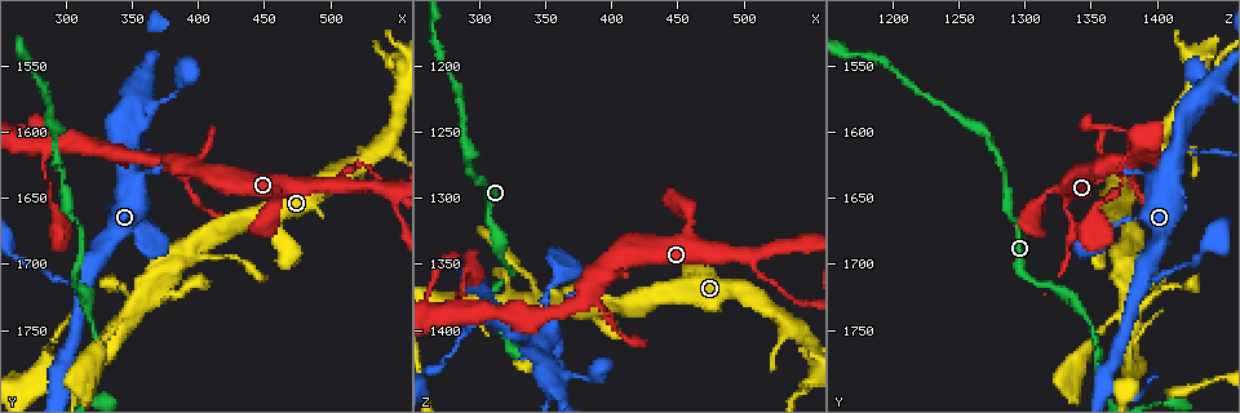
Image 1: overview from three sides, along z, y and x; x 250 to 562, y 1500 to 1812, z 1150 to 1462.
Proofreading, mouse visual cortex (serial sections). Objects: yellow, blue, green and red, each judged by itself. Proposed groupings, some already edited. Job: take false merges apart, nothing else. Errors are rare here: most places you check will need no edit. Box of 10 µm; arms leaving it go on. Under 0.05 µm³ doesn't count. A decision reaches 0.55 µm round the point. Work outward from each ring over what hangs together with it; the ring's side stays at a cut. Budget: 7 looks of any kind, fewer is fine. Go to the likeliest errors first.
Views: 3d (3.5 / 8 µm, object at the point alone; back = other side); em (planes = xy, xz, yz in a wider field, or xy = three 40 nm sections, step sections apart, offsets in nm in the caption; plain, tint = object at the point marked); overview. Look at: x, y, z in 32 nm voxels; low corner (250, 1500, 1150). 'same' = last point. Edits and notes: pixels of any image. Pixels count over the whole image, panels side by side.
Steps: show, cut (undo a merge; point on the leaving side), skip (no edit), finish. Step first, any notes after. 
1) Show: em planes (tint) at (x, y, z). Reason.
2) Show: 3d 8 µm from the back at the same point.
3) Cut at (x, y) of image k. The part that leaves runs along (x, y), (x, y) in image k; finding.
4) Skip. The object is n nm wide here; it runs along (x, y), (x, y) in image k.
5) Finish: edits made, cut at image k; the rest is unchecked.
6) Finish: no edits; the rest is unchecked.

Show: em xy step 5 (tint) at (504, 1638, 1344). Two arms in line, one across.

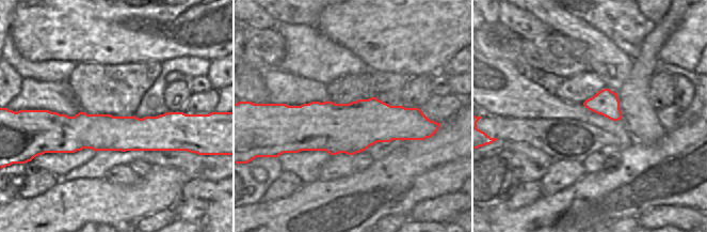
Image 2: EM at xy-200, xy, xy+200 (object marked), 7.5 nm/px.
Show: 3d 3.5 µm at the same point. See where the arms go.

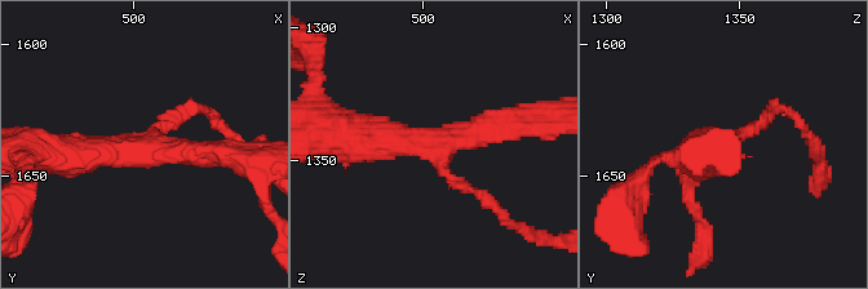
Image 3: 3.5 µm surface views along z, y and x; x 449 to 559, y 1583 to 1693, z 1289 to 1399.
Skip. The arms are 150, 300, 450 nm wide; it runs along (283, 110), (299, 124), (423, 127) in image 2; one cell here.

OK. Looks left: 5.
Show: 3d 3.5 µm at (314, 1712, 1390). Two arms in line, one across.

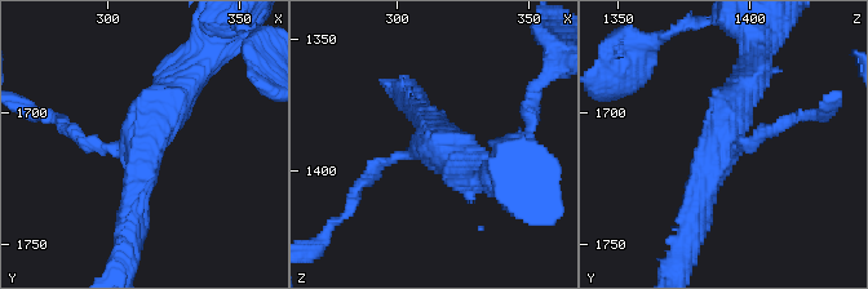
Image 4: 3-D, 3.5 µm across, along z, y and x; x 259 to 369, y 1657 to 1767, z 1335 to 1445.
Show: em xy step 3 (tint) at (312, 1712, 1390). Need the tissue.

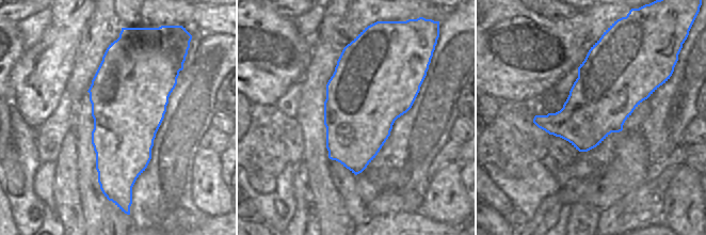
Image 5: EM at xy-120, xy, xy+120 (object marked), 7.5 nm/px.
Skip. It runs along (751, 78), (727, 112), (695, 223) in image 4; all the same cell.

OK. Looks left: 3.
Show: 3d 3.5 µm at (344, 1610, 1414). Thin arm on a thick one.

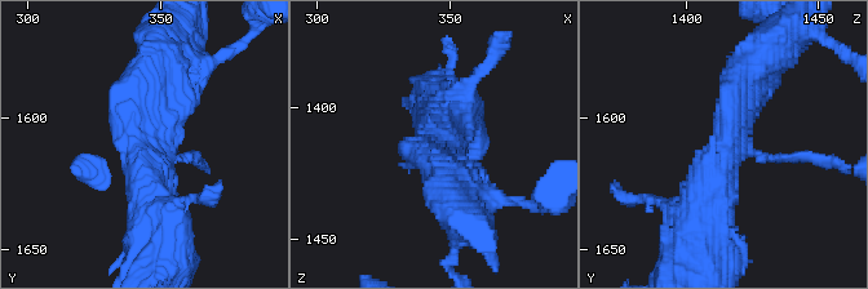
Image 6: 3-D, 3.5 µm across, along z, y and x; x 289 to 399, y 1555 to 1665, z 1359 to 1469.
Show: em planes (tint) at (343, 1612, 1416).

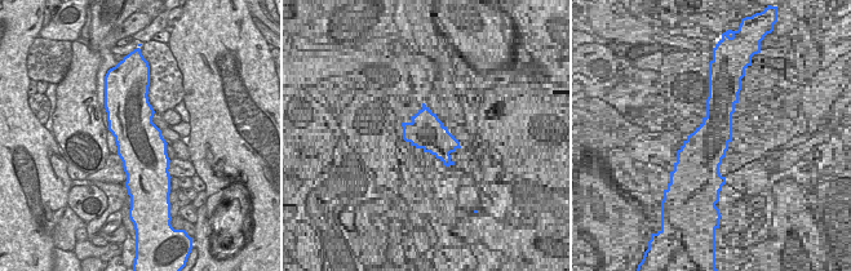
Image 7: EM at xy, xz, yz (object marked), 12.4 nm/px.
Skip. It runs along (700, 223), (734, 101), (753, 74) in image 6; continuous, no second cell.

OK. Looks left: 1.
Finish: no edits; the rest is unchecked.

